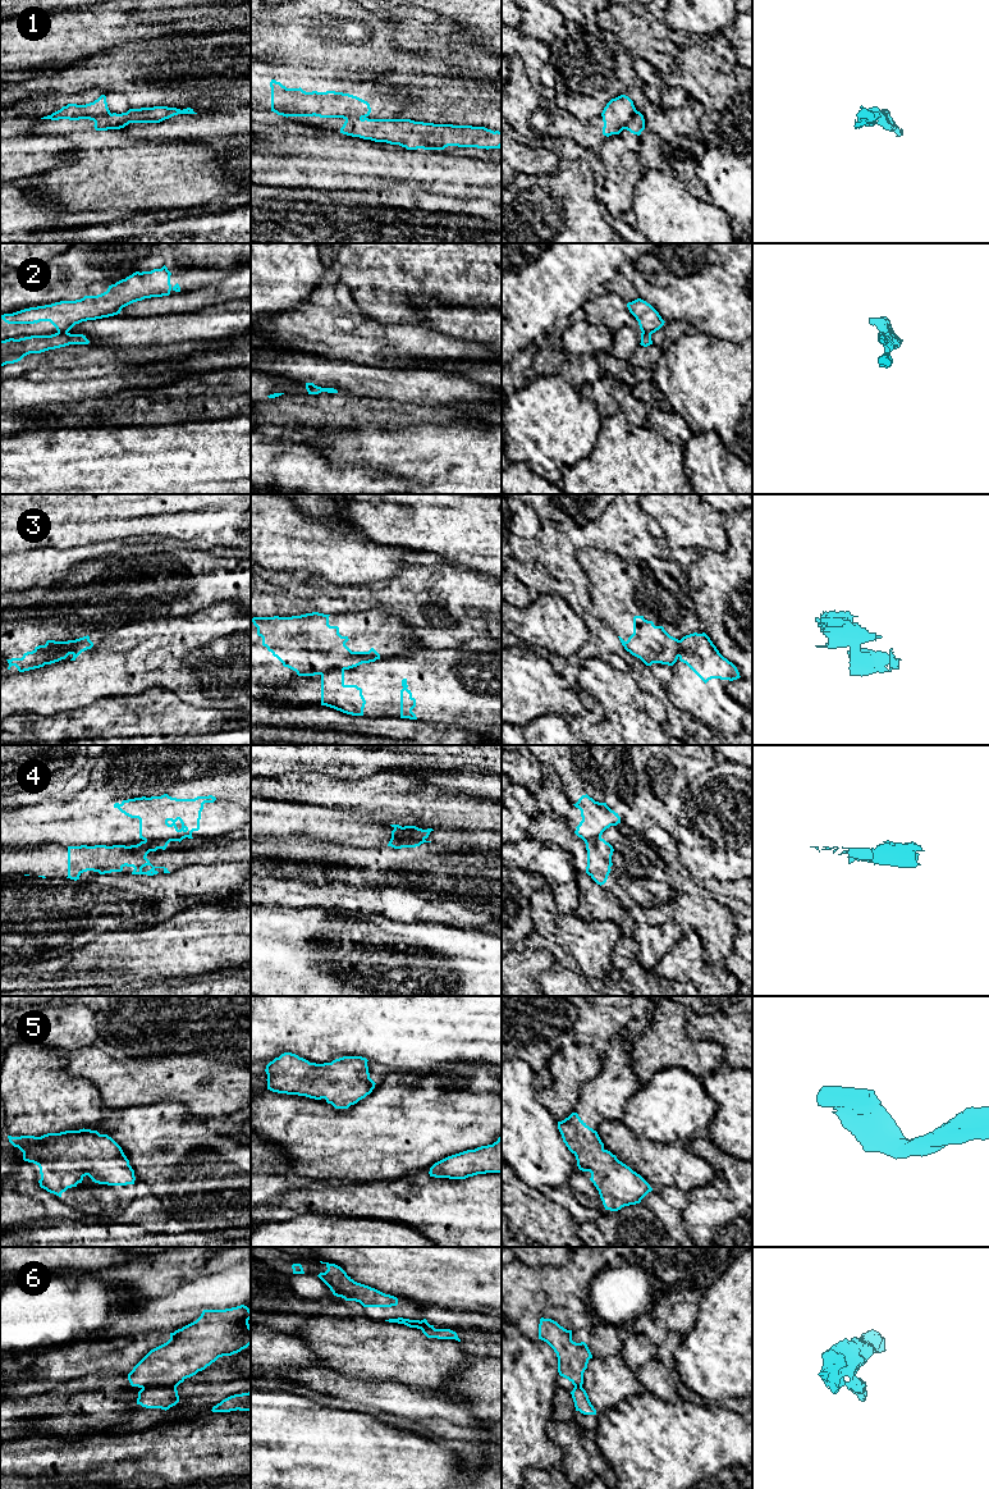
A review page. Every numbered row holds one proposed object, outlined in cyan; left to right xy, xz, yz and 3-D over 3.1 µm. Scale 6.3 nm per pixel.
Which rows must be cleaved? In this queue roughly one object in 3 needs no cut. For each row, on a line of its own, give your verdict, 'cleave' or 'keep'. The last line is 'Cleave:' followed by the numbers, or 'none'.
1: cleave
2: cleave
3: cleave
4: cleave
5: keep
6: cleave
Cleave: 1, 2, 3, 4, 6

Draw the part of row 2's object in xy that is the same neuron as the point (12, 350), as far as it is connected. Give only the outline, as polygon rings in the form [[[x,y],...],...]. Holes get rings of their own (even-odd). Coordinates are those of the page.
[[[68,332],[55,333],[51,335],[31,335],[19,339],[9,338],[0,341],[0,367],[6,364],[18,362],[29,353],[41,353],[69,344],[88,343],[90,341],[86,335],[70,334]]]

